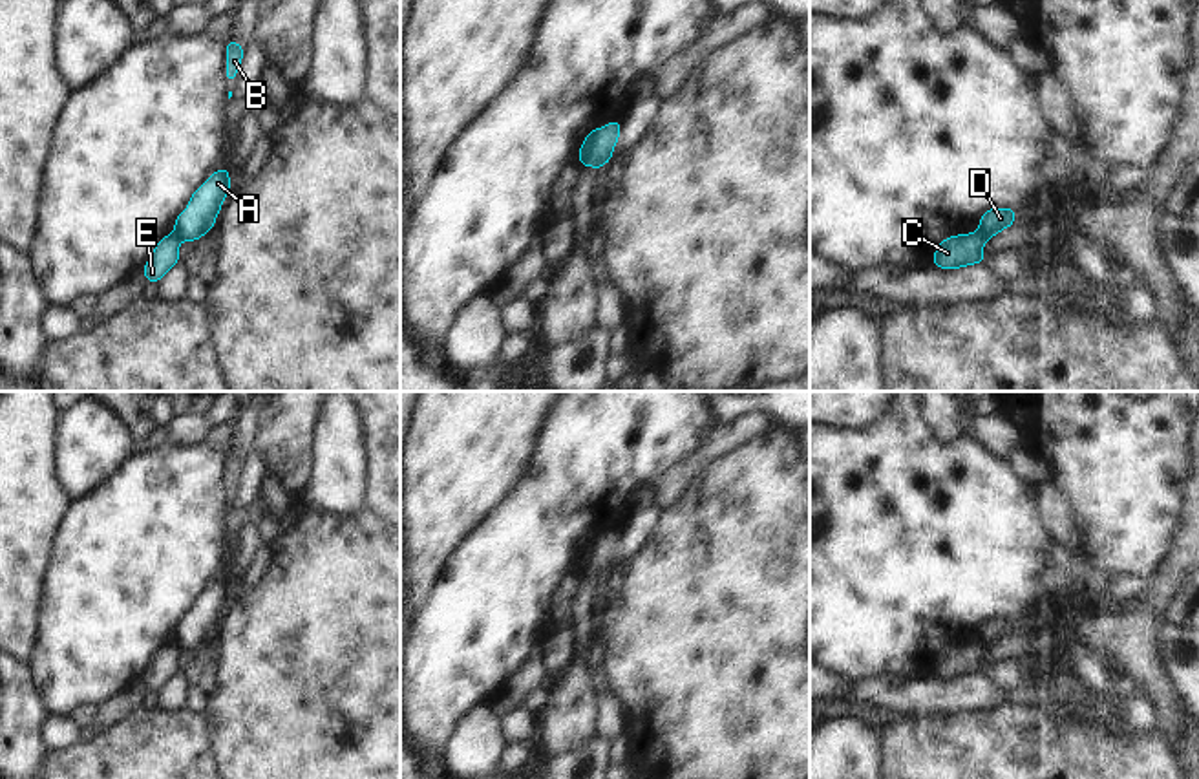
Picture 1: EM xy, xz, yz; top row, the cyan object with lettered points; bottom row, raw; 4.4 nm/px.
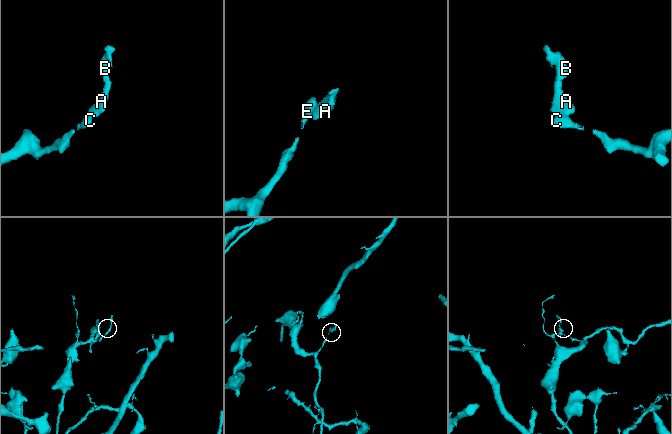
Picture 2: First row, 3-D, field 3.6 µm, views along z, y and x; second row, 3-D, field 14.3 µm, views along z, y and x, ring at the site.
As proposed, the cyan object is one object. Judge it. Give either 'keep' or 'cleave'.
cleave

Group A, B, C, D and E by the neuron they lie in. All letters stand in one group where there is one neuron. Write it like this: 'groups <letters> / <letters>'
groups A B D / C E

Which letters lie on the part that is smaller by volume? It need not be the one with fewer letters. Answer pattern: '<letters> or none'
A, B, D.

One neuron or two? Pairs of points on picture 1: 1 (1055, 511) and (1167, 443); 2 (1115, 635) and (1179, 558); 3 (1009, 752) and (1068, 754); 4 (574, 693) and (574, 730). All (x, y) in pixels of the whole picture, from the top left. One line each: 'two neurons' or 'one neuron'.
1: two neurons
2: one neuron
3: one neuron
4: one neuron

